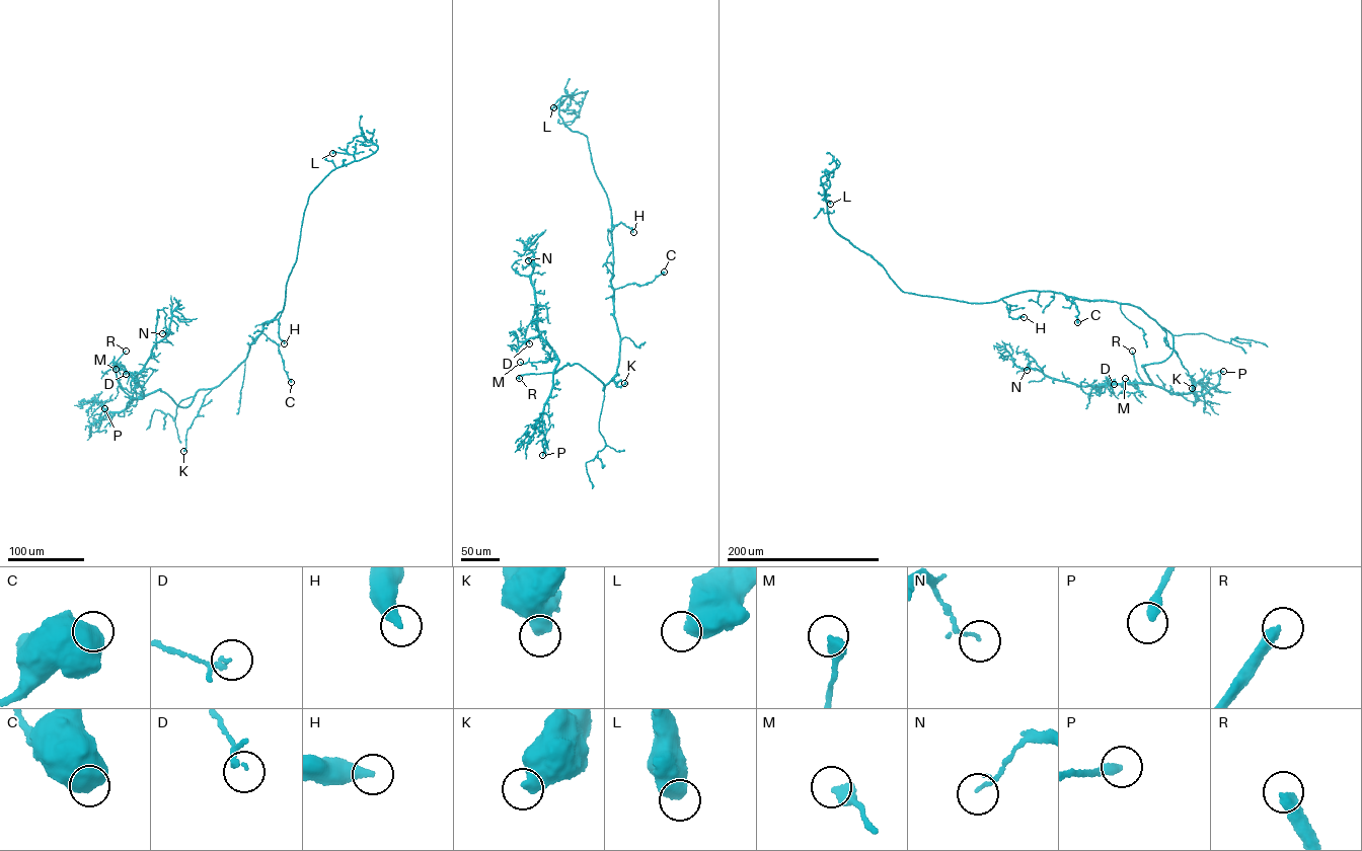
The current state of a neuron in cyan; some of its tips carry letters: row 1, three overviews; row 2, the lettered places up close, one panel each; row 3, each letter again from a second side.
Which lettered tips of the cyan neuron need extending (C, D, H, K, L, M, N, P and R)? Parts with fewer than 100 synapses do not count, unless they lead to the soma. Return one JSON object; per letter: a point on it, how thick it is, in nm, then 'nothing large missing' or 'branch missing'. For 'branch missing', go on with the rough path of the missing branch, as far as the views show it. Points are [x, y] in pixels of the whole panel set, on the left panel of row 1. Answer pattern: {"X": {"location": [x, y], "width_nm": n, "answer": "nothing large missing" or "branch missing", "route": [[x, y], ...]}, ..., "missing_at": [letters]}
{"C": {"location": [291, 382], "width_nm": 750, "answer": "nothing large missing"}, "D": {"location": [126, 374], "width_nm": 110, "answer": "nothing large missing"}, "H": {"location": [284, 343], "width_nm": 380, "answer": "nothing large missing"}, "K": {"location": [183, 451], "width_nm": 550, "answer": "nothing large missing"}, "L": {"location": [332, 153], "width_nm": 600, "answer": "nothing large missing"}, "M": {"location": [116, 369], "width_nm": 480, "answer": "nothing large missing"}, "N": {"location": [162, 333], "width_nm": 60, "answer": "nothing large missing"}, "P": {"location": [104, 408], "width_nm": 320, "answer": "nothing large missing"}, "R": {"location": [126, 351], "width_nm": 400, "answer": "branch missing", "route": [[126, 351], [134, 339], [155, 335]]}, "missing_at": ["R"]}

